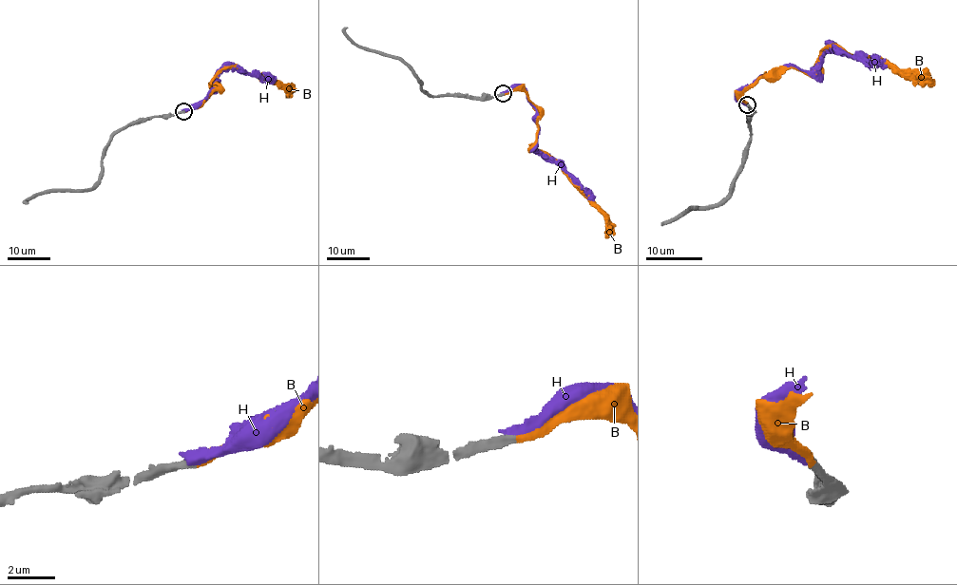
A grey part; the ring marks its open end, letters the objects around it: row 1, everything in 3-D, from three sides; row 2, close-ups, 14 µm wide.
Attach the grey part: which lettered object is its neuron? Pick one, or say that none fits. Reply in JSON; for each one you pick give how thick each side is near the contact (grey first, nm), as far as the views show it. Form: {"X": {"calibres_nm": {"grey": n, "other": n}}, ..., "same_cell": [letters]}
{"B": {"calibres_nm": {"grey": 360, "other": 380}}, "same_cell": ["B"]}

